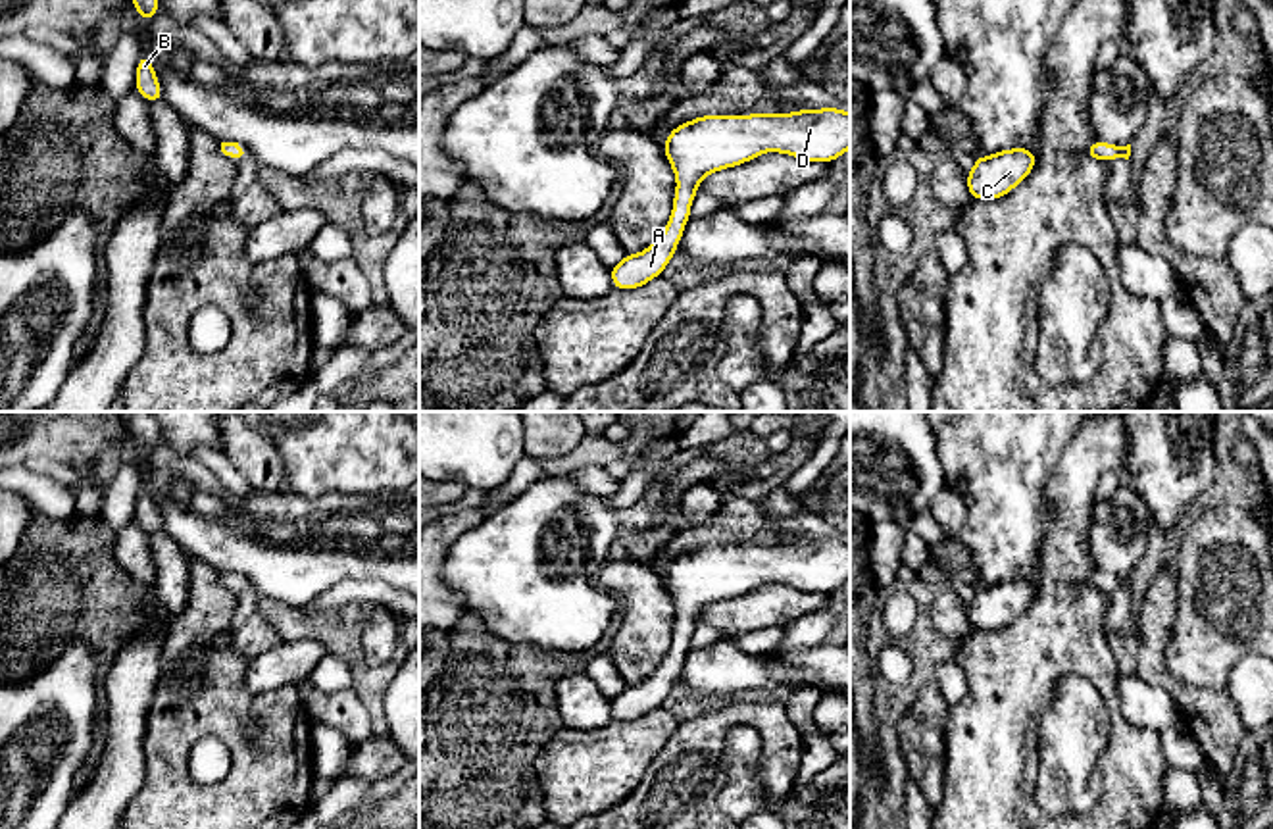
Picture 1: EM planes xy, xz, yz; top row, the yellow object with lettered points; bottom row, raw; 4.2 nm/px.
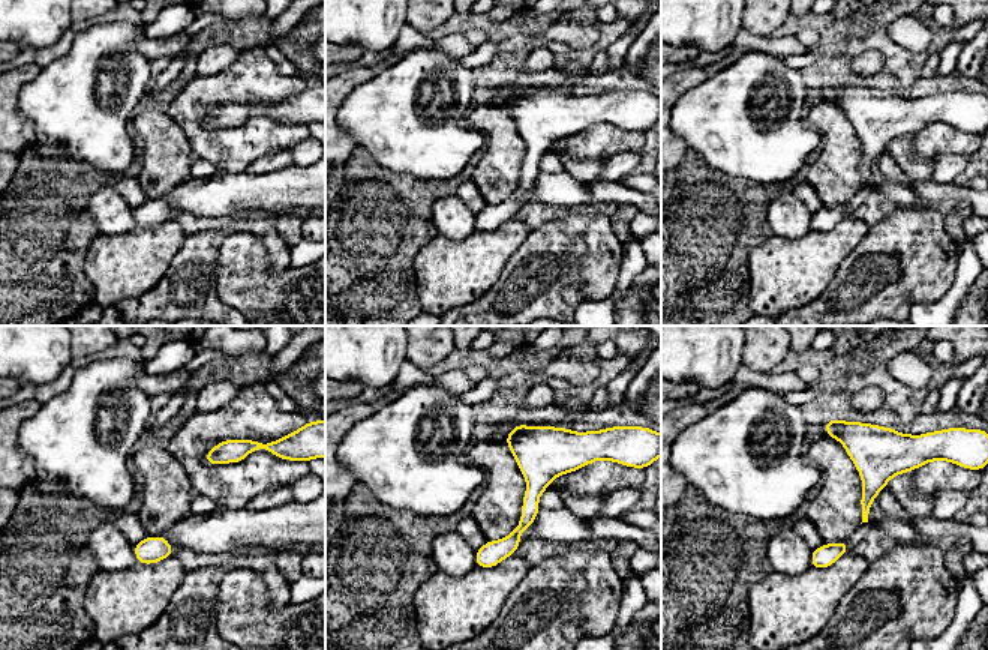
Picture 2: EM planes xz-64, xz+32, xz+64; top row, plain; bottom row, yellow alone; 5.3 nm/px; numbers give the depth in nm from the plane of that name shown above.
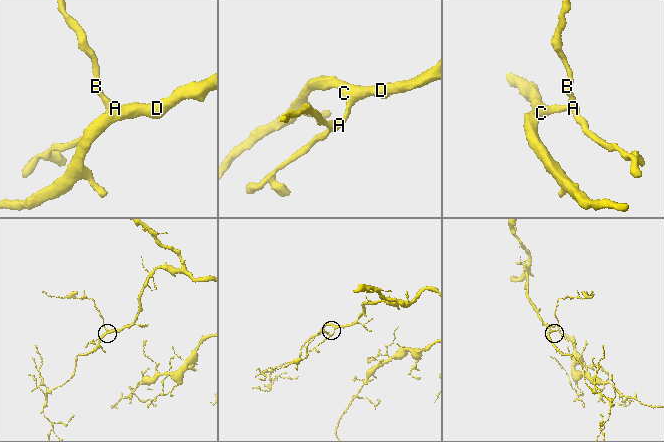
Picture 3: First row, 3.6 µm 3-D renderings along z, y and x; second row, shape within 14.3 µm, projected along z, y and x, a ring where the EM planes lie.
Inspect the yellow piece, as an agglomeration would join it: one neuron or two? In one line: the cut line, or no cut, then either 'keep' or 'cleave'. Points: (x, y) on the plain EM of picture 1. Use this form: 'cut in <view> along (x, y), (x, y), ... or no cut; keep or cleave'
no cut; keep

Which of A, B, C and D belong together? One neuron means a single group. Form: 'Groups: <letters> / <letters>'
Groups: A B C D

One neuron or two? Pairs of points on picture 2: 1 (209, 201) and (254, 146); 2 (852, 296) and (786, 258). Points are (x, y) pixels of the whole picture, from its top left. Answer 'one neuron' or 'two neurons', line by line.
1: two neurons
2: two neurons

